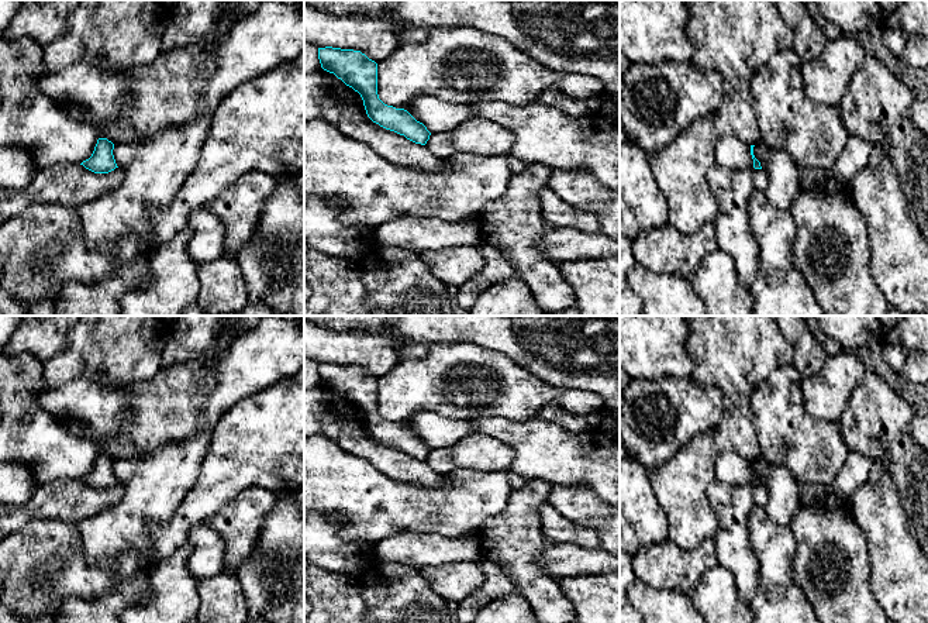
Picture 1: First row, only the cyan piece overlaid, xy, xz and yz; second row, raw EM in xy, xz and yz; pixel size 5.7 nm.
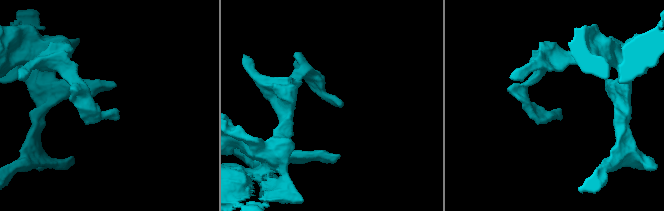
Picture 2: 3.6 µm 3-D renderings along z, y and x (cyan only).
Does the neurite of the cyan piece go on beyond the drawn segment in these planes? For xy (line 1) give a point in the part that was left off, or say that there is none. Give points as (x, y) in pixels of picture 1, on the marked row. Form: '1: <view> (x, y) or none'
1: none

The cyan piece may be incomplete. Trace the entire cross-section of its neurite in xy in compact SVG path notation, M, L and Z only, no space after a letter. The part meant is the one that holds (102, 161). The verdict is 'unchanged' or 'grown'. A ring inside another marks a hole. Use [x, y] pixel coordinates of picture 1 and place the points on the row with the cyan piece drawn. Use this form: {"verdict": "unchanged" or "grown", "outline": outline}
{"verdict": "unchanged", "outline": "M99 138L92 156L83 161L80 165L94 173L108 173L118 168L113 155L113 149L114 144L111 141L107 138Z"}

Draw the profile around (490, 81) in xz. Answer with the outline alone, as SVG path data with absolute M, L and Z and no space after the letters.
M470 27L428 31L425 42L400 45L377 63L377 94L384 104L404 109L418 96L437 96L469 106L490 100L525 106L549 89L573 99L606 94L606 85L596 76L556 72L518 51L503 37Z

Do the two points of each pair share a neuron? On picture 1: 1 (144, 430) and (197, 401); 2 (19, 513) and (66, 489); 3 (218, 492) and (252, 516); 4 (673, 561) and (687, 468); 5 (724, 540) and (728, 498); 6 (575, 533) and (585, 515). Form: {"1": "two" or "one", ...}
{"1": "one", "2": "one", "3": "two", "4": "two", "5": "one", "6": "two"}

